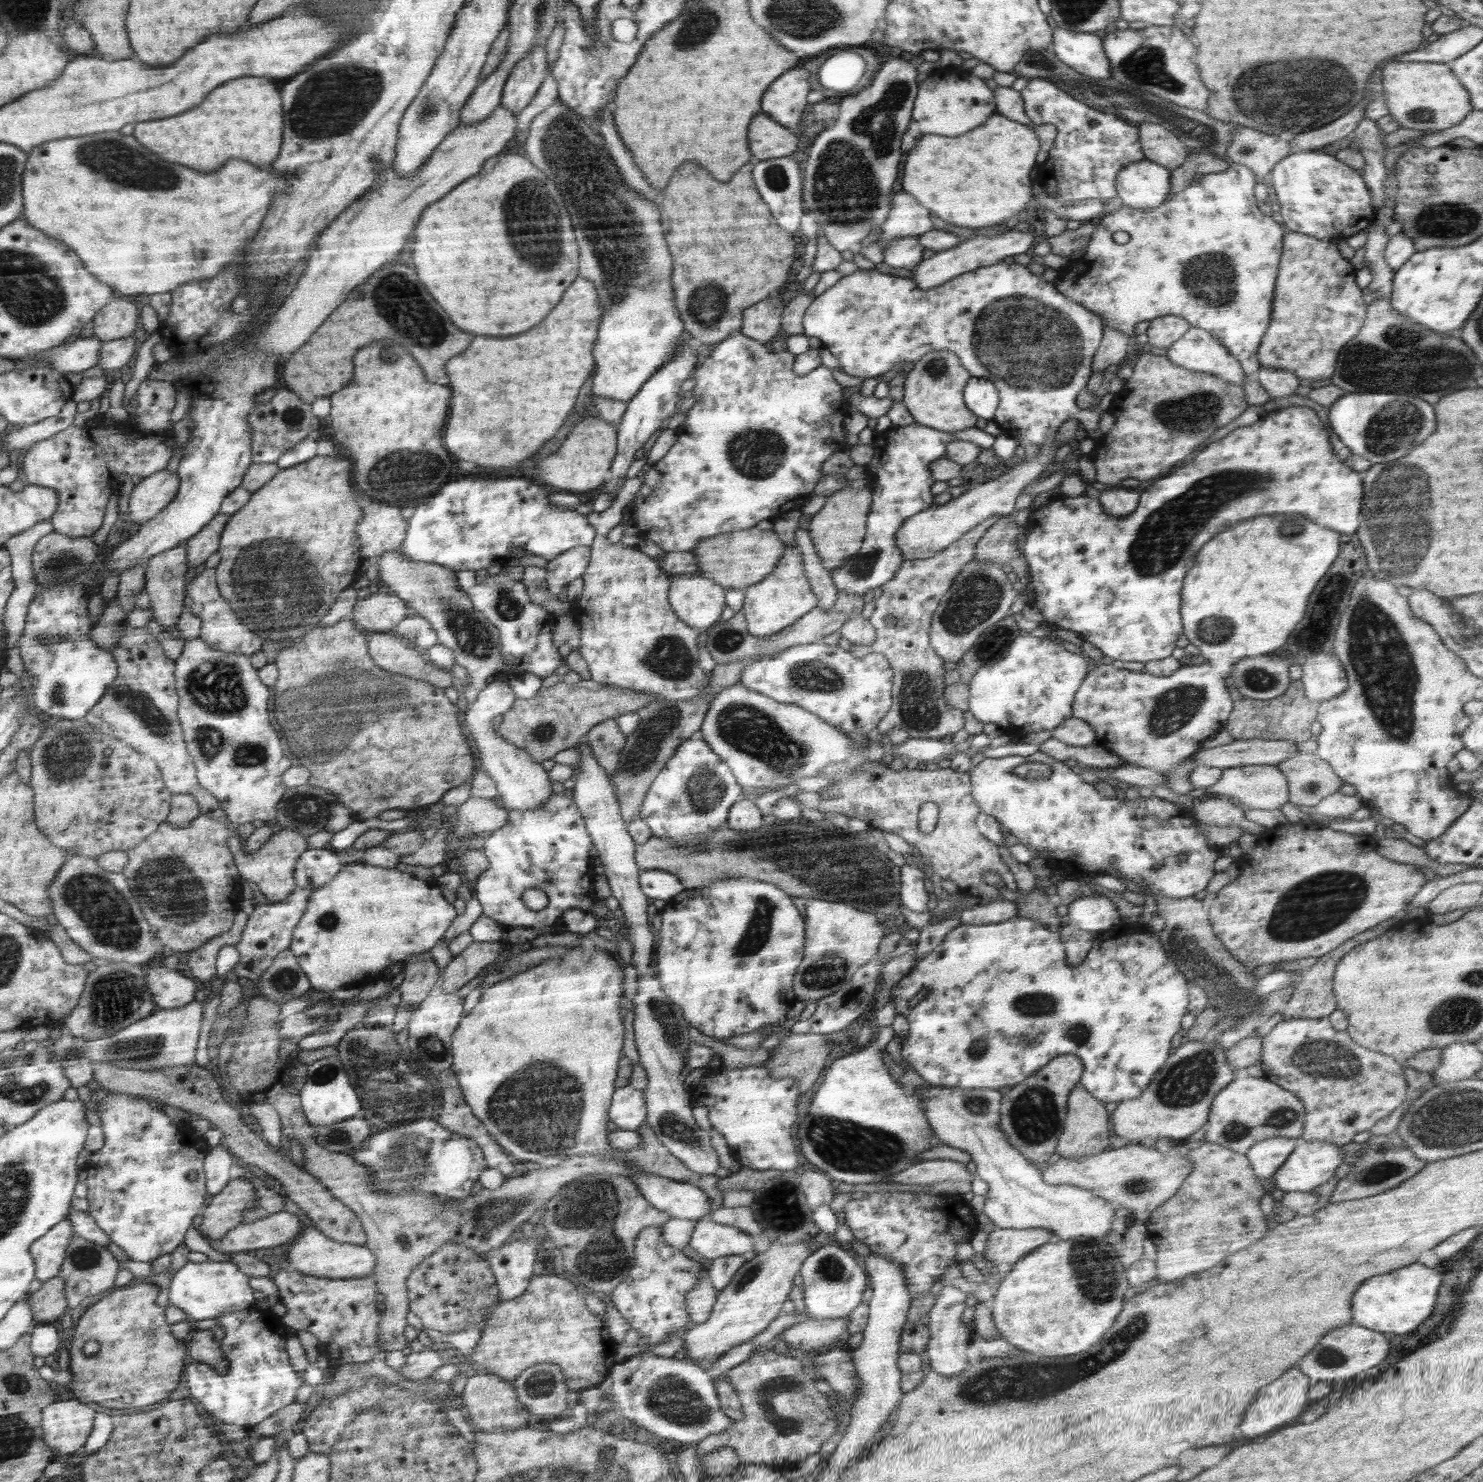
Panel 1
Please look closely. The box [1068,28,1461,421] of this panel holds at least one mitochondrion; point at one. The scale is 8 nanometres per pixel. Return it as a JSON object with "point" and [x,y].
{"point":[1308,88]}

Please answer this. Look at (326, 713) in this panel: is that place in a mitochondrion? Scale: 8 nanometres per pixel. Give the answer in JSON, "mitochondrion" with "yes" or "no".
{"mitochondrion":"yes"}

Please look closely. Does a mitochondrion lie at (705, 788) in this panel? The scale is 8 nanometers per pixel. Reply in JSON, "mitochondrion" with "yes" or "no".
{"mitochondrion":"yes"}

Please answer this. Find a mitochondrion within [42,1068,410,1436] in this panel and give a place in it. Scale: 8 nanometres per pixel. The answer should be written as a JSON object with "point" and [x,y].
{"point":[84,1256]}

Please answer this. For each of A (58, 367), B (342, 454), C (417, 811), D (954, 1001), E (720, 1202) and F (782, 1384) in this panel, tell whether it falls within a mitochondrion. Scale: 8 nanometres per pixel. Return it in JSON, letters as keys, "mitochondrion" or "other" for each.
{"A":"other","B":"other","C":"other","D":"other","E":"other","F":"mitochondrion"}

